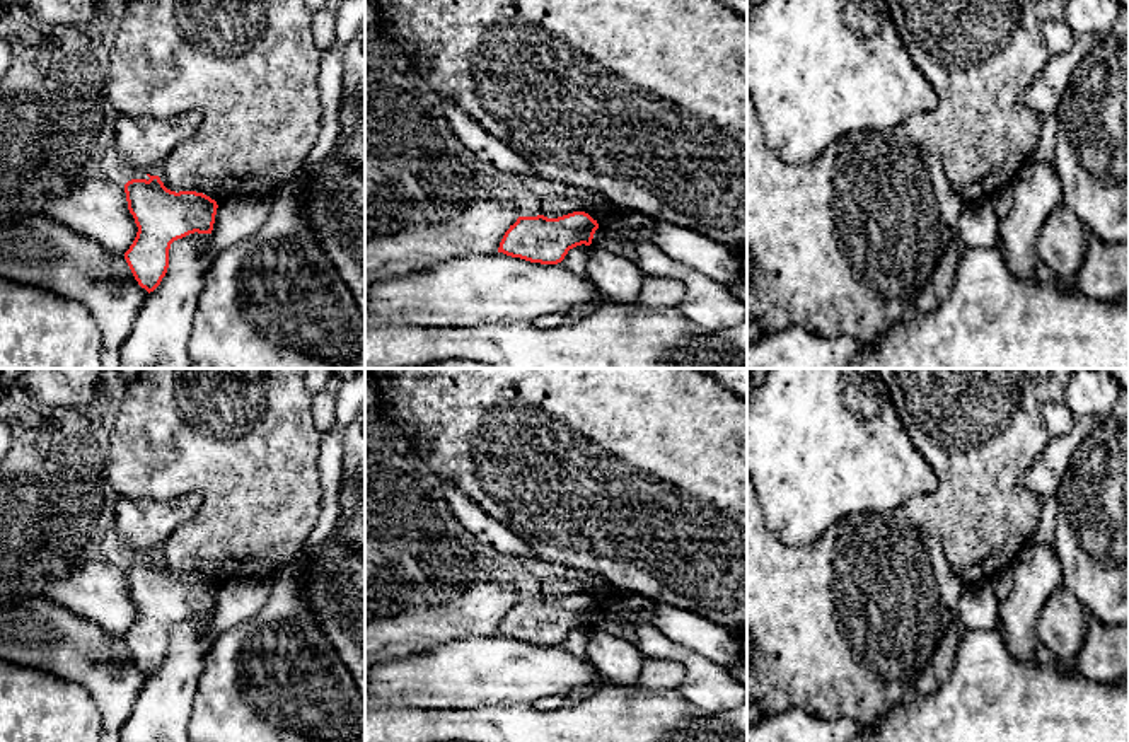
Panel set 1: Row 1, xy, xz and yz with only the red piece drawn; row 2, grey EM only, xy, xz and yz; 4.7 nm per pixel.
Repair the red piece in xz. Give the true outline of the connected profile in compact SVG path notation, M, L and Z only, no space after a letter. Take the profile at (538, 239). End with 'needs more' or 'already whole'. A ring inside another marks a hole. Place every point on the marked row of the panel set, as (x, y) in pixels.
M585 212L558 218L518 217L505 232L498 252L530 263L558 264L570 249L590 246L597 229L597 220Z; already whole

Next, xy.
M159 176L124 184L128 210L138 227L124 259L142 288L153 292L169 268L169 249L189 234L211 234L217 201L196 191L171 191Z; already whole

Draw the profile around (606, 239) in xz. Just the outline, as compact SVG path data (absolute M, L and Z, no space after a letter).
M597 229L593 234L592 242L605 251L611 251L612 254L619 254L636 264L636 246L611 230Z

